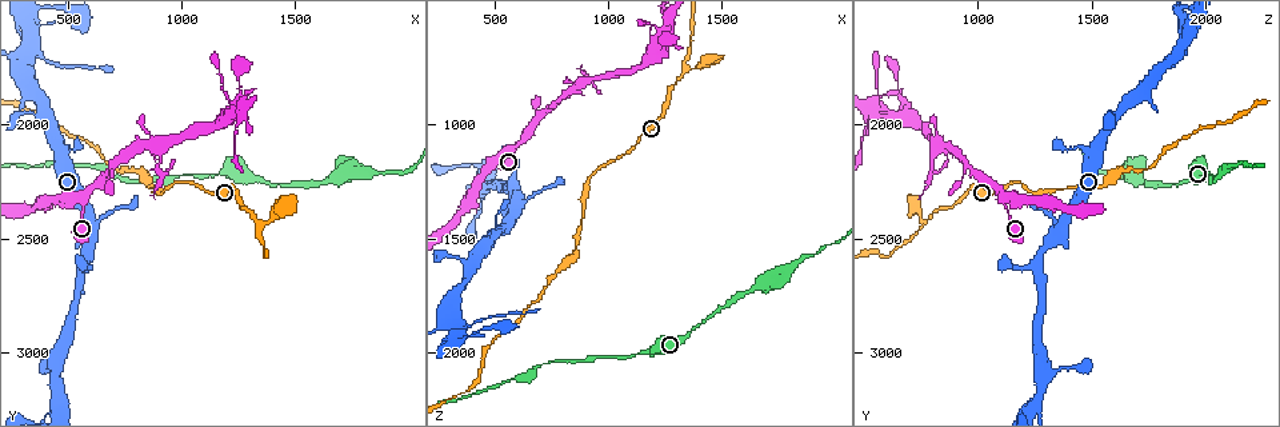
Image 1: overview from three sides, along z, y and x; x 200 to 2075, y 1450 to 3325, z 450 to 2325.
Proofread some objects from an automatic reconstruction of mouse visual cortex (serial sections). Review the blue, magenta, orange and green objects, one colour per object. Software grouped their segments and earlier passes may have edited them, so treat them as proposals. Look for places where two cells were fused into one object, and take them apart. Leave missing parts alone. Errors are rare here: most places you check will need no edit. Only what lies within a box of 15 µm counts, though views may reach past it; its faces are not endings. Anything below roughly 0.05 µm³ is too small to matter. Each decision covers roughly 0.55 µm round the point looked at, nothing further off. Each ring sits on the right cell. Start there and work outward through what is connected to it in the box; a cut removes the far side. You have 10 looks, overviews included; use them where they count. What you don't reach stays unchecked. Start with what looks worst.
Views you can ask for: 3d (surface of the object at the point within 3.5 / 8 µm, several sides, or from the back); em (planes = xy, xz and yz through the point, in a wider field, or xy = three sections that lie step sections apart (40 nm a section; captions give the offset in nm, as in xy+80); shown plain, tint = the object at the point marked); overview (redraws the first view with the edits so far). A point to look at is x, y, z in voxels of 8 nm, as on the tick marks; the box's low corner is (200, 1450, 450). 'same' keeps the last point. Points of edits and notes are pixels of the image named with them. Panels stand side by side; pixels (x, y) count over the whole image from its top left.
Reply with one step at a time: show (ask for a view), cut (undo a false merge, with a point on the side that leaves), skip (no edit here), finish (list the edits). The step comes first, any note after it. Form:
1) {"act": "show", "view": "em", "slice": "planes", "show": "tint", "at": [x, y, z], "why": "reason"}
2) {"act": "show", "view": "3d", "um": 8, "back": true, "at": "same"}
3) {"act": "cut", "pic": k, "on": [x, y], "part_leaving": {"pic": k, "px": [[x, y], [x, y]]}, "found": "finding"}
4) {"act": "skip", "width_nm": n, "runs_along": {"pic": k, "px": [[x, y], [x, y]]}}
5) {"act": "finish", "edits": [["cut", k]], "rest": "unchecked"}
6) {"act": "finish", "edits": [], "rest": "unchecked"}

{"act": "show", "view": "3d", "um": 8, "back": true, "at": [1330, 2430, 770], "why": "three arms meet"}

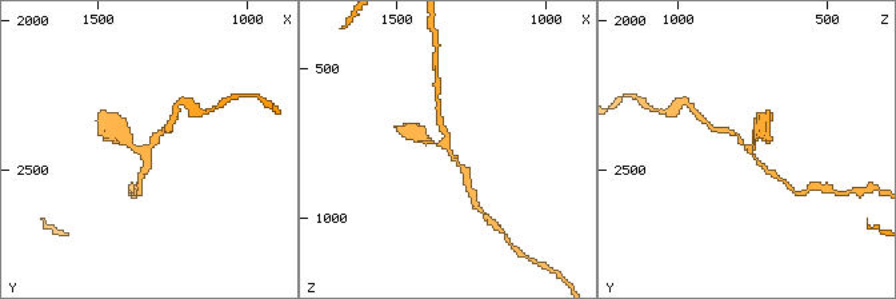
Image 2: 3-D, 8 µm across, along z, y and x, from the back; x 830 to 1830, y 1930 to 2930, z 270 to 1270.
{"act": "show", "view": "em", "slice": "xy", "step": 5, "show": "tint", "at": [1330, 2420, 770]}

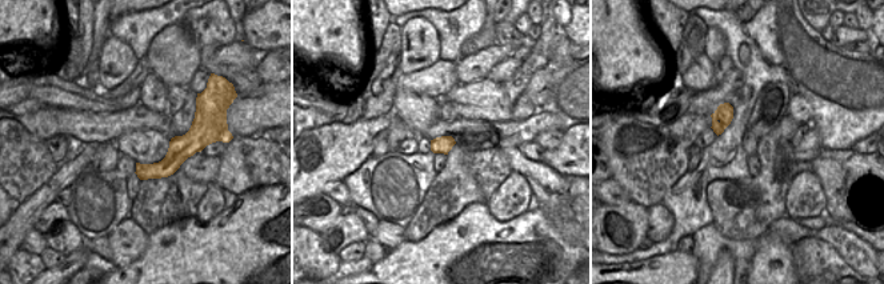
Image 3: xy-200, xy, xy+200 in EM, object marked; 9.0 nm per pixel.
{"act": "skip", "runs_along": {"pic": 2, "px": [[466, 175], [450, 150], [422, 138]]}, "found": "continuous, no second cell"}

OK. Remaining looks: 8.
{"act": "show", "view": "3d", "um": 3.5, "at": [560, 2330, 1110], "why": "abrupt turn"}

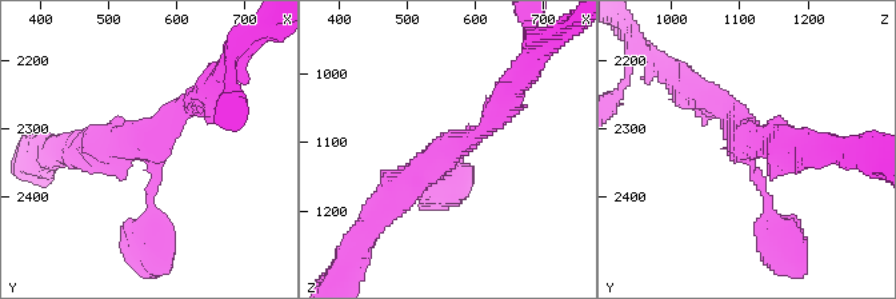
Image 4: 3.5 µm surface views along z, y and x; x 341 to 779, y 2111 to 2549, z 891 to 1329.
{"act": "show", "view": "em", "slice": "xy", "step": 3, "show": "plain", "at": [570, 2320, 1110], "arms": 3, "arm_widths_nm": [150, 250, 400]}

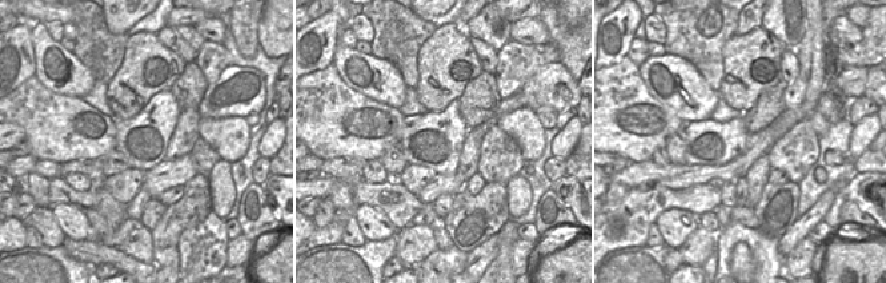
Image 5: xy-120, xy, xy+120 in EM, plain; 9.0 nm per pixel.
{"act": "show", "view": "em", "slice": "xy", "step": 3, "show": "tint", "at": "same", "why": "where the object lies"}

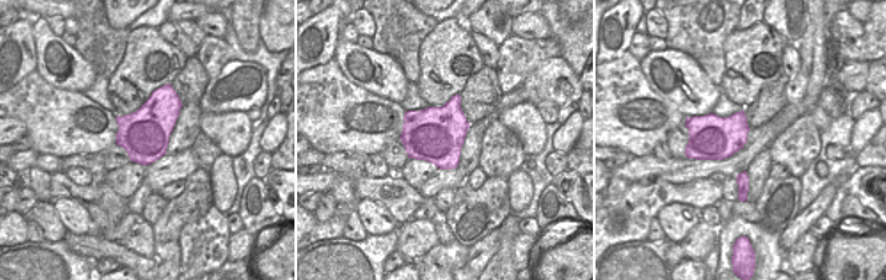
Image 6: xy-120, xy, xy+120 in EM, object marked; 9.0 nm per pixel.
{"act": "skip", "runs_along": {"pic": 4, "px": [[775, 226], [742, 132], [696, 91]]}, "found": "all the same cell"}

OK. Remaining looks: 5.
{"act": "show", "view": "3d", "um": 3.5, "back": true, "at": [1820, 2190, 1620], "why": "calibre changes"}

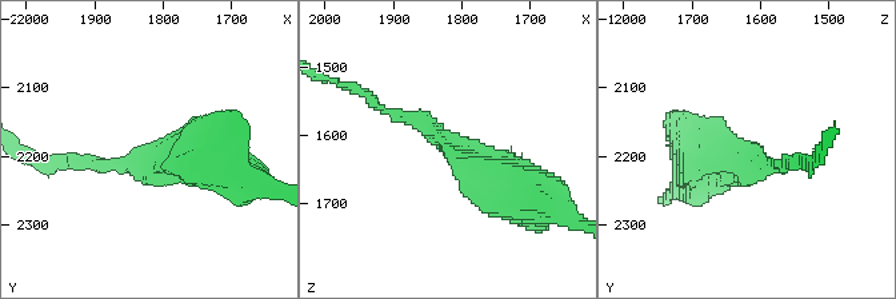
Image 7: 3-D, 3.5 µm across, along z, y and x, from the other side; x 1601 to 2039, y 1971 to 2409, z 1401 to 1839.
{"act": "show", "view": "em", "slice": "xy", "step": 3, "show": "tint", "at": [1815, 2195, 1615], "arm_widths_nm": [150, 600], "why": "now the EM"}

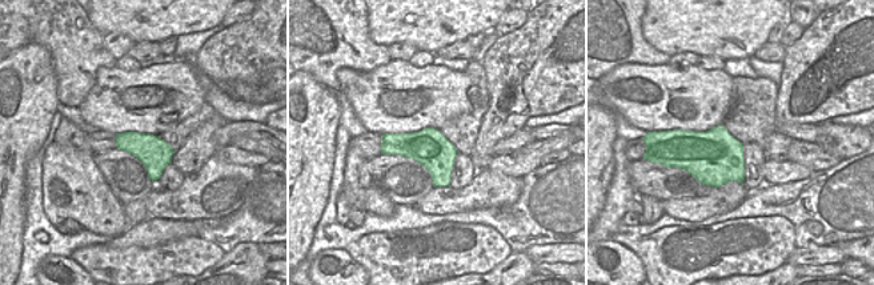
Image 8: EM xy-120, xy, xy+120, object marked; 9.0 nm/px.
{"act": "show", "view": "em", "slice": "xy", "step": 5, "show": "tint", "at": "same"}

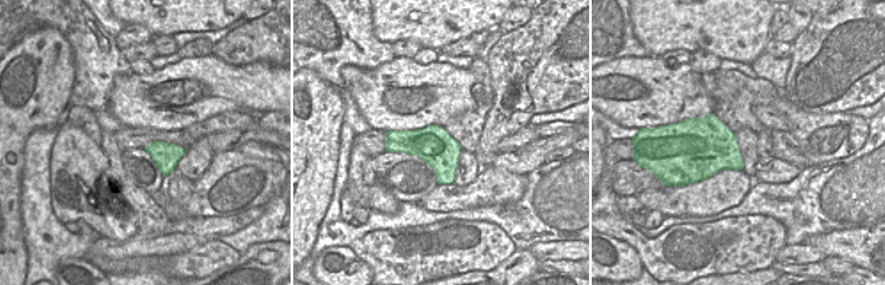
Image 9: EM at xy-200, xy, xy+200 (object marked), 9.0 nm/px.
{"act": "skip", "width_nm": 340, "runs_along": {"pic": 7, "px": [[523, 192], [416, 116], [376, 107]]}, "found": "continuous, no second cell"}

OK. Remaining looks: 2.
{"act": "show", "view": "3d", "um": 3.5, "back": true, "at": [440, 3250, 1240], "why": "small branch off a trunk"}

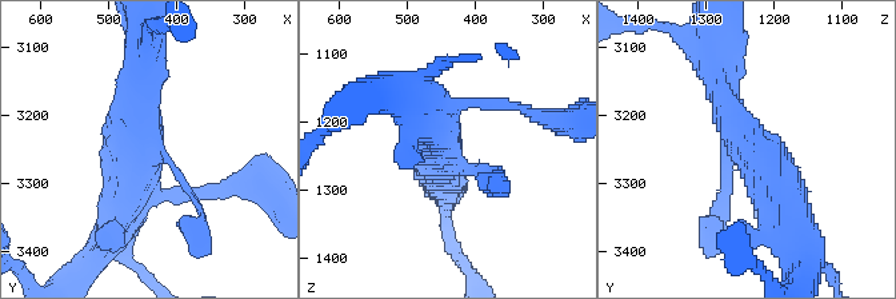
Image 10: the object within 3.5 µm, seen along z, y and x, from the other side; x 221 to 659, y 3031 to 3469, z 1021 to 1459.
{"act": "show", "view": "em", "slice": "xy", "step": 2, "show": "tint", "at": [450, 3245, 1250], "arms": 3, "arm_widths_nm": [100, 400, 500]}

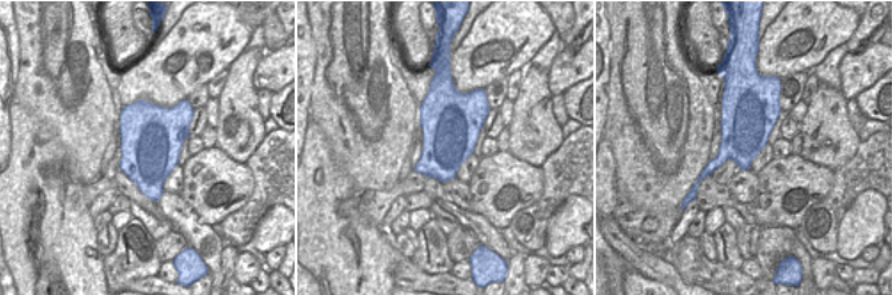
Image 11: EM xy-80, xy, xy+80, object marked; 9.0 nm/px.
{"act": "skip", "runs_along": {"pic": 10, "px": [[714, 56], [742, 143], [790, 196]]}, "found": "one cell here"}

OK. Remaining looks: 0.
{"act": "finish", "edits": [], "rest": "unchecked"}

